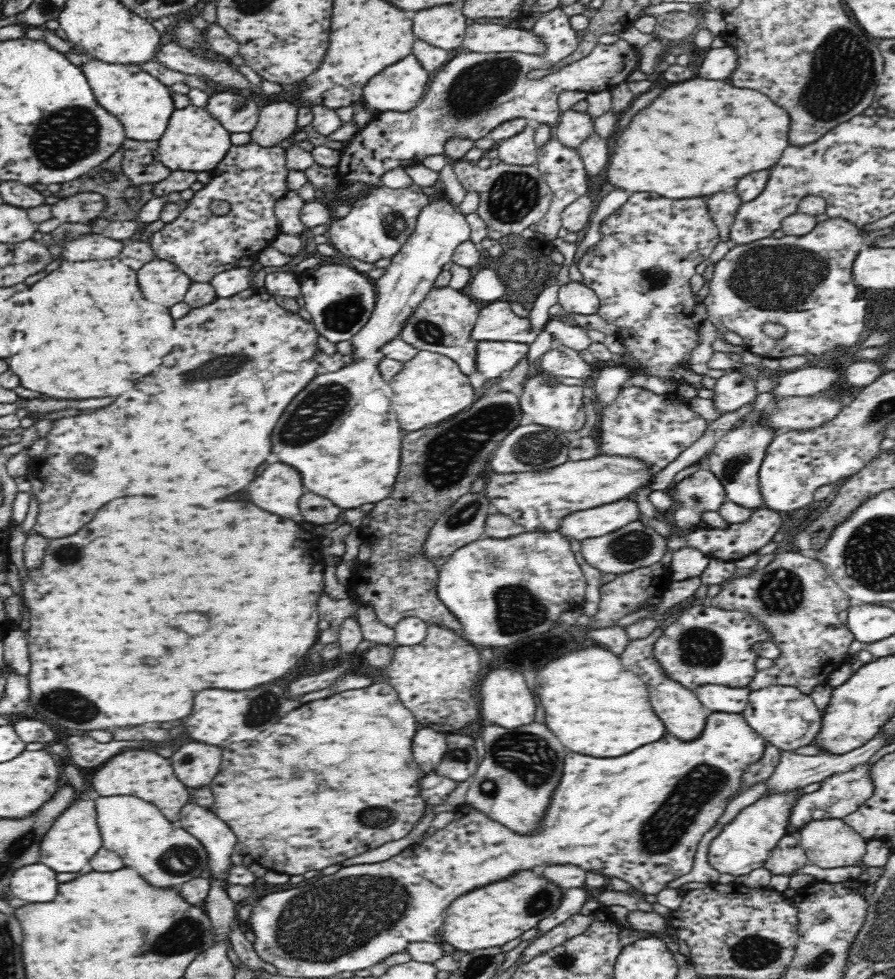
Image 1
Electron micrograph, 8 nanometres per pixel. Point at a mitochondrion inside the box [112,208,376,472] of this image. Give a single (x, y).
(312, 418)

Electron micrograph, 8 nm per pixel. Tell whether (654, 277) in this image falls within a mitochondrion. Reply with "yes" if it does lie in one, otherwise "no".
yes

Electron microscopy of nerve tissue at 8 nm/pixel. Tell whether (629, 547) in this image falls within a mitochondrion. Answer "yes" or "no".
yes

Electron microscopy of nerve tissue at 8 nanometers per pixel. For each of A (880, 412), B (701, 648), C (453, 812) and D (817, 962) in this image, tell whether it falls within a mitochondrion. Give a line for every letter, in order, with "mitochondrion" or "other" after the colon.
A: mitochondrion
B: mitochondrion
C: other
D: mitochondrion

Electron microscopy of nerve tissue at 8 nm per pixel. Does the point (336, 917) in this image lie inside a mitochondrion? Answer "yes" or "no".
yes

